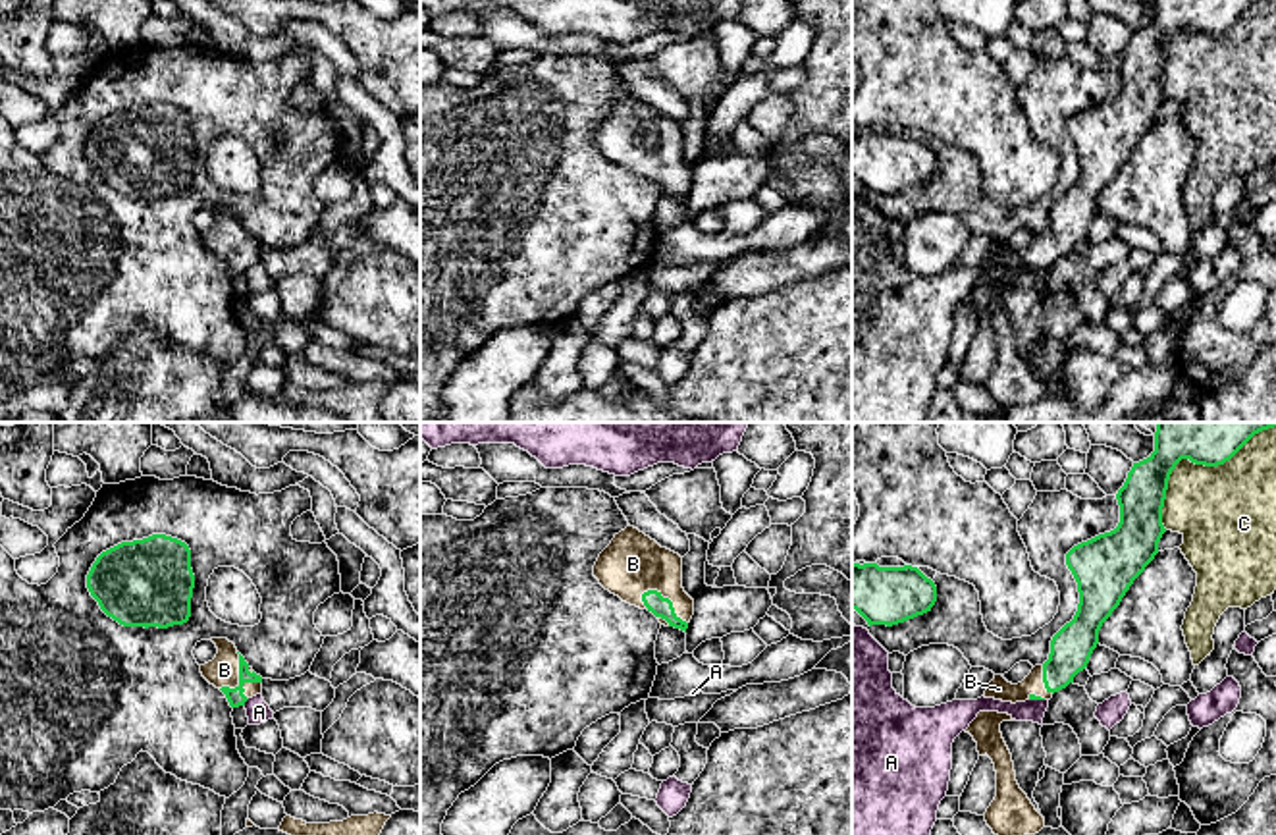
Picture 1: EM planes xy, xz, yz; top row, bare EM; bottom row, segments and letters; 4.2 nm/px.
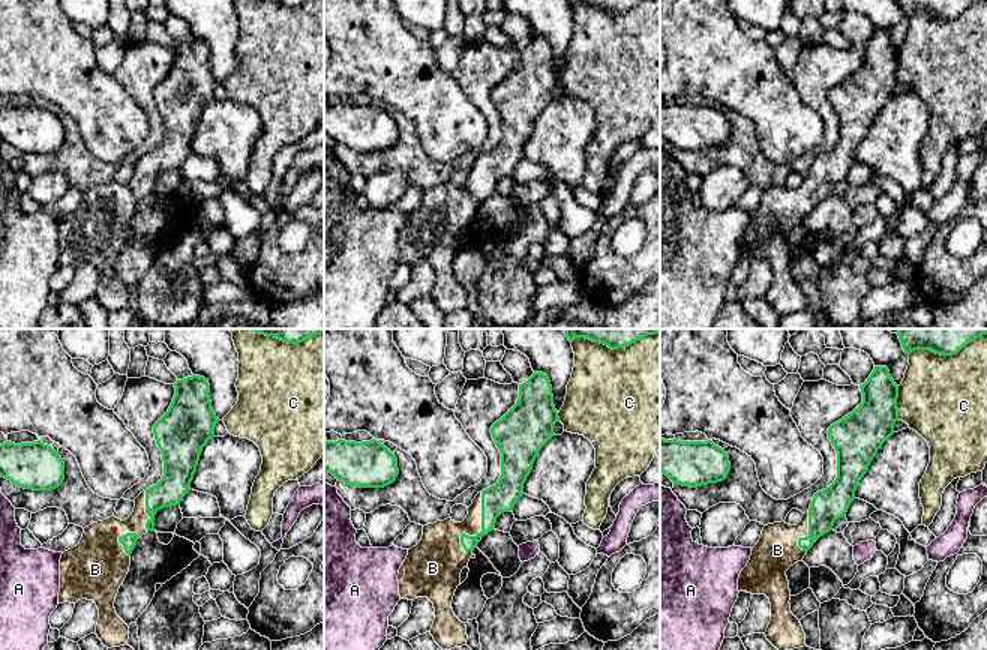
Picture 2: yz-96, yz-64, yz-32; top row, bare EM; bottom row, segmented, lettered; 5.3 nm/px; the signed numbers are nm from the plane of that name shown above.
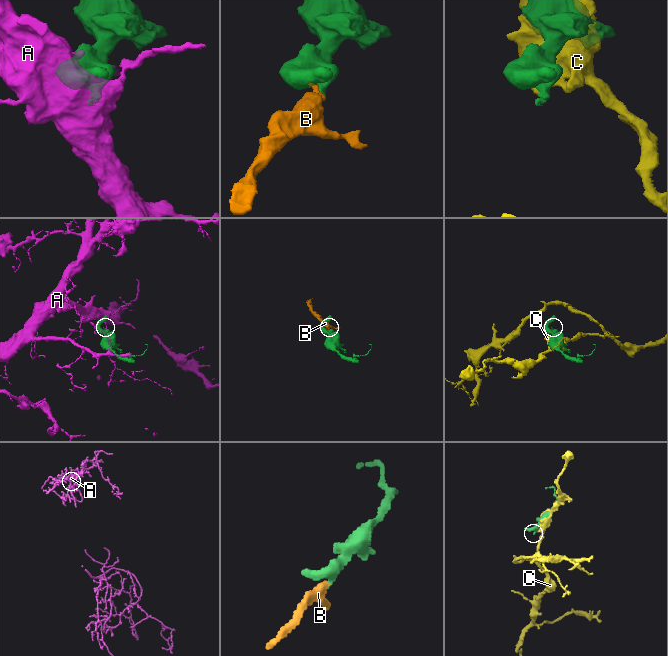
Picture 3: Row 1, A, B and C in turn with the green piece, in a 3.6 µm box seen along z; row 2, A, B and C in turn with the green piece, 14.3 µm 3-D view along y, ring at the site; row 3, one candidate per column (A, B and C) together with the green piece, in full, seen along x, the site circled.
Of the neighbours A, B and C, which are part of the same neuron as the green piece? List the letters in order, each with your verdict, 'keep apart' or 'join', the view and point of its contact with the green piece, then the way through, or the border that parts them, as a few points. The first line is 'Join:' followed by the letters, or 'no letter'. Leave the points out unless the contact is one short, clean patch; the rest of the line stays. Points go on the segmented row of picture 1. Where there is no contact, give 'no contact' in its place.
Join: B
A: keep apart | xy (245, 700) | along xy (249, 699), (243, 704)
B: join | xy (239, 675) | across xy (236, 697), (239, 675), (224, 670)
C: keep apart | yz (1194, 461)

